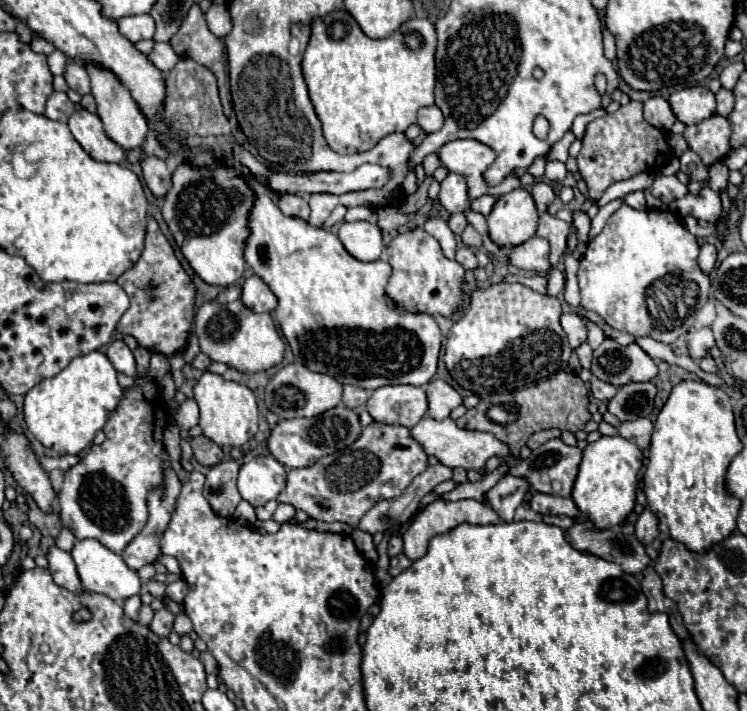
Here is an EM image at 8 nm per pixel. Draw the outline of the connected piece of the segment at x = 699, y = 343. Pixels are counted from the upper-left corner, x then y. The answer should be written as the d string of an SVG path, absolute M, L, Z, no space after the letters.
M703 326L703 328L693 328L685 334L685 342L687 342L687 350L689 350L689 356L693 360L701 360L709 354L709 350L715 346L715 338L713 338L713 332L709 326Z

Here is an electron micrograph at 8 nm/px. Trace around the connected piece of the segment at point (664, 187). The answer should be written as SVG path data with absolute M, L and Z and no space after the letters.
M657 176L655 182L653 182L653 186L649 190L663 204L671 204L671 202L683 198L689 192L687 186L677 180L677 176Z

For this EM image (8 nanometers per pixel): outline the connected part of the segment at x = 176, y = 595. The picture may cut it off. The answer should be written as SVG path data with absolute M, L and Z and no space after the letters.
M177 580L177 582L173 582L173 584L167 586L167 596L169 596L173 602L177 602L177 604L183 602L185 594L187 594L187 584L185 584L183 580Z

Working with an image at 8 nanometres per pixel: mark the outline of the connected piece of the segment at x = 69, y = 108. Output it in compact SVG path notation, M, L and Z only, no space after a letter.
M53 92L49 96L49 102L47 102L47 110L45 110L45 116L51 118L51 120L57 120L57 122L67 122L69 116L73 114L75 106L73 102L67 98L65 92Z

